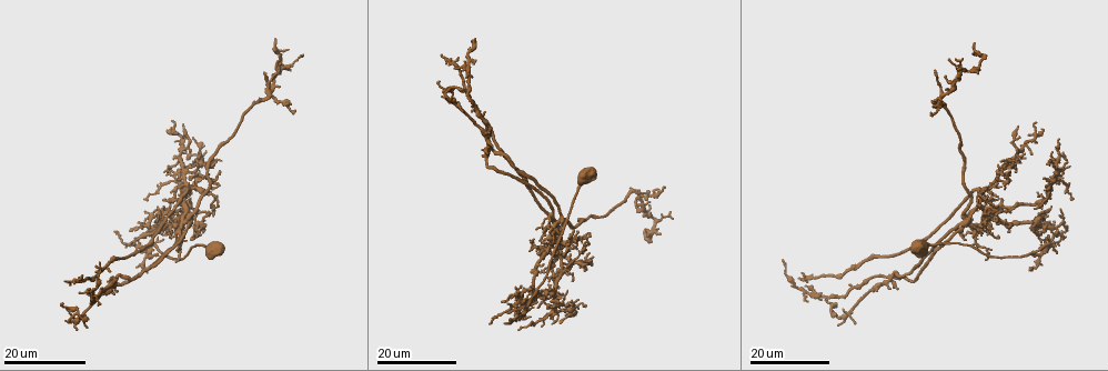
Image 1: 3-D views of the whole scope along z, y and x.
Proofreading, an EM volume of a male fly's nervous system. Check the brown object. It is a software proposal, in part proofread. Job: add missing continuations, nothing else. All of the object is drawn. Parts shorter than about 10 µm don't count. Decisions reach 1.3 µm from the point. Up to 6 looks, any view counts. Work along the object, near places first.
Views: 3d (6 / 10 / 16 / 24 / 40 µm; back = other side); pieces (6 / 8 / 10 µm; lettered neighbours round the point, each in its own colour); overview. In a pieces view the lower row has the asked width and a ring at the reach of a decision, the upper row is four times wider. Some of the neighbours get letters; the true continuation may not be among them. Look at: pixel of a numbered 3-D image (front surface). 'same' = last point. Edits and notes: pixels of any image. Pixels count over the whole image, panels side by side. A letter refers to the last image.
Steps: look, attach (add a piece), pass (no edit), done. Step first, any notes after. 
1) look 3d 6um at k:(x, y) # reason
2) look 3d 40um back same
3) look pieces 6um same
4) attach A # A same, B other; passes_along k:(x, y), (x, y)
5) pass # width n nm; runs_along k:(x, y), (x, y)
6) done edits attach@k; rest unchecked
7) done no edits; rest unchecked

look 3d 16um at 1:(934, 72) # an open end

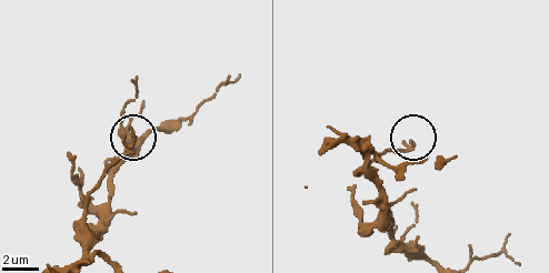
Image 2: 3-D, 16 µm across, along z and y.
look pieces 10um at 2:(133, 129)

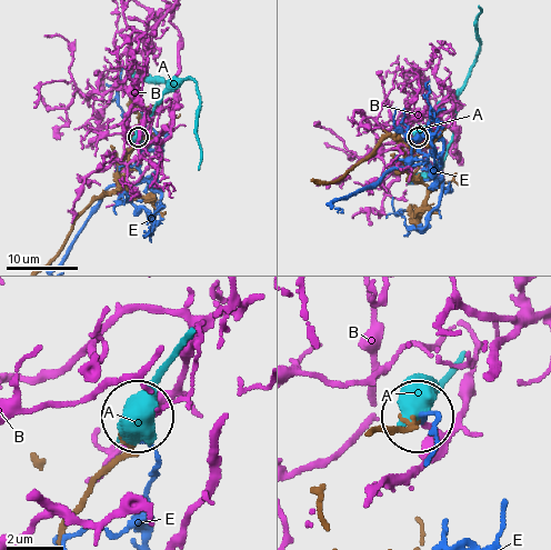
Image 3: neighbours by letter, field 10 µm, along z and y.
pass # width 140 nm; A other, B other, E other; runs_along 3:(370, 433), (412, 427), (420, 417); no lettered piece goes on from it

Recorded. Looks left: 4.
look 3d 16um at 1:(463, 92) # branch stops here

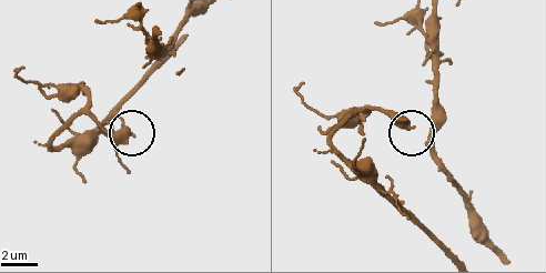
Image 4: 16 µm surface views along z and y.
look pieces 6um at 4:(131, 133)

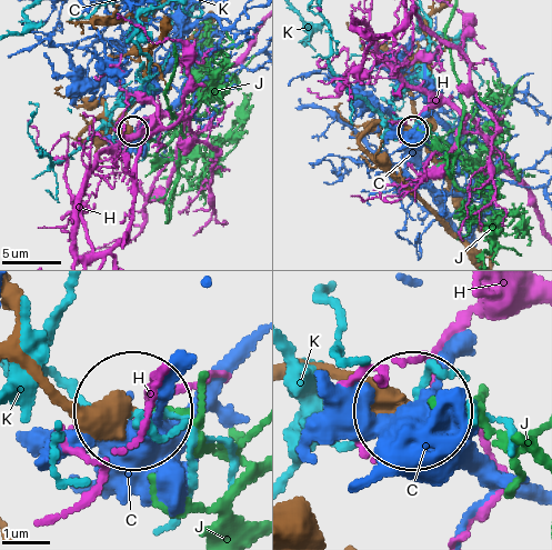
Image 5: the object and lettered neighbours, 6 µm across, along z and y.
pass # C other, H other, J other, K other; none of them fits

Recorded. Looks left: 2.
look 3d 16um at 1:(508, 321) # an open end

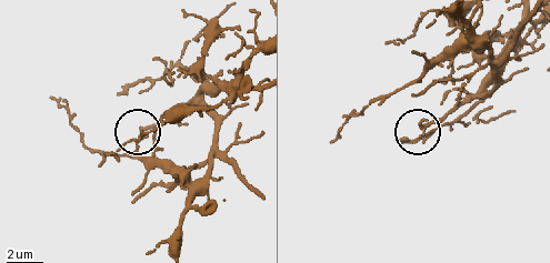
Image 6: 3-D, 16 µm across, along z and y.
look pieces 8um at 6:(422, 122)

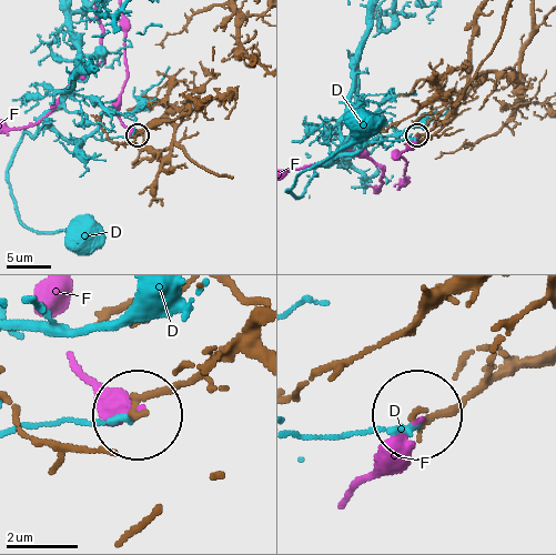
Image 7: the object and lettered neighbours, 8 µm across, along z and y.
pass # D other, F other; runs_along 7:(503, 27), (452, 118), (415, 135); no lettered piece goes on from it

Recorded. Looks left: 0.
done no edits; rest unchecked

